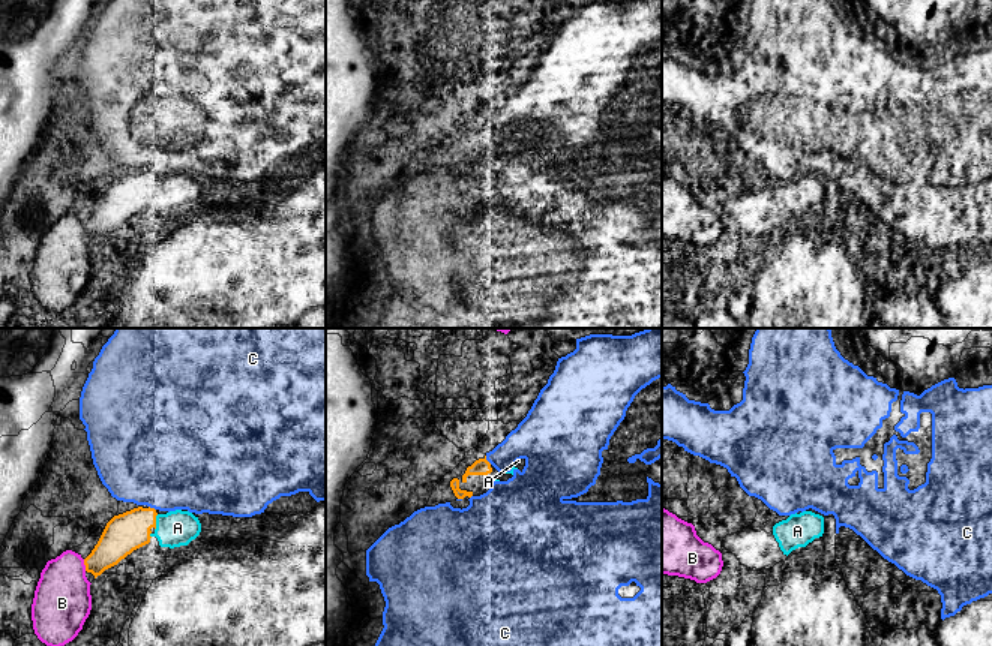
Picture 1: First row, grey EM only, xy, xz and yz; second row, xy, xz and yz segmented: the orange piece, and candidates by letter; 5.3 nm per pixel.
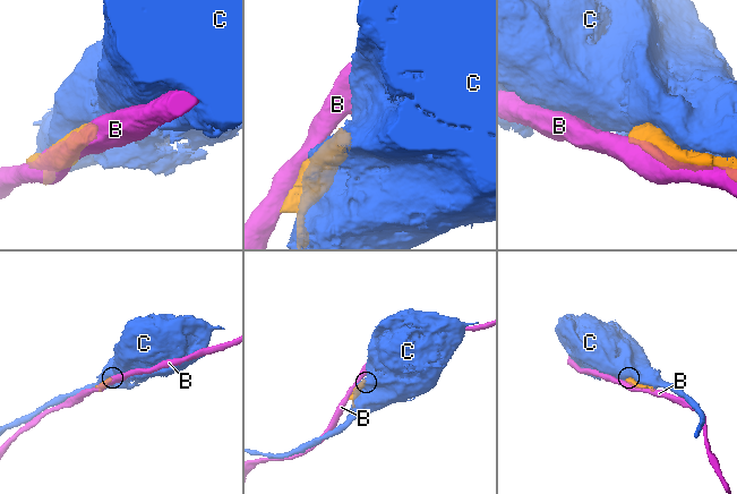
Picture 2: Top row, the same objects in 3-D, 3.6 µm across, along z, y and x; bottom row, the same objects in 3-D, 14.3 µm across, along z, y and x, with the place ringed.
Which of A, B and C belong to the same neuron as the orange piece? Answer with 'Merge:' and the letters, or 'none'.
Merge: A

